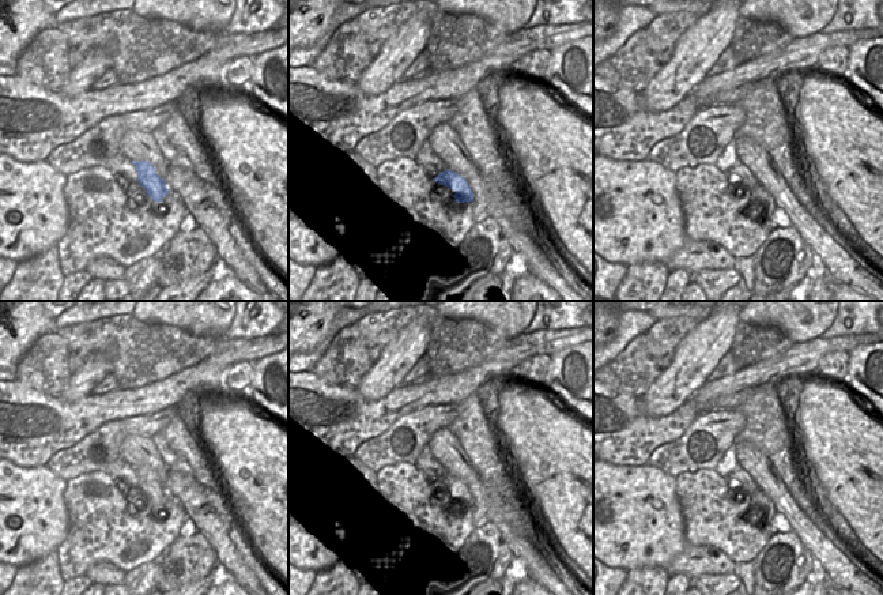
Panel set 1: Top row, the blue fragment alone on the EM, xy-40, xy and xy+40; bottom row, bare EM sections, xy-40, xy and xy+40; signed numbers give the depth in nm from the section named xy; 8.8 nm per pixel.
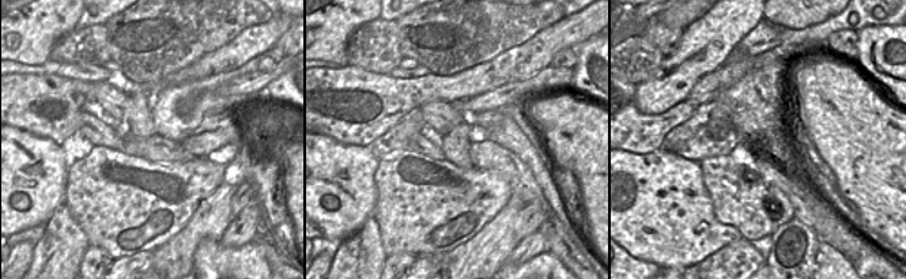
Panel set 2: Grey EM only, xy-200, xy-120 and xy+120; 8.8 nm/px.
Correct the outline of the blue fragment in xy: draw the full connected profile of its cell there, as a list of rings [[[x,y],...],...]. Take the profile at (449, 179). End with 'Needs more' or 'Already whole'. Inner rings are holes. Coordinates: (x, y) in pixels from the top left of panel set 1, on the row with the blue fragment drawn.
[[[446,169],[439,172],[437,177],[433,178],[434,182],[445,185],[445,196],[453,196],[457,203],[469,203],[473,202],[473,192],[465,178],[459,176],[456,172]]]. Needs more.

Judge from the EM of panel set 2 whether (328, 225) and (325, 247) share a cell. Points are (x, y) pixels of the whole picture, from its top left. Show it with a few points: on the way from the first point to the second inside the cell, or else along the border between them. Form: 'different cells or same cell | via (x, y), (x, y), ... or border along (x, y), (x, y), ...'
different cells | border along (319, 237), (342, 241)

